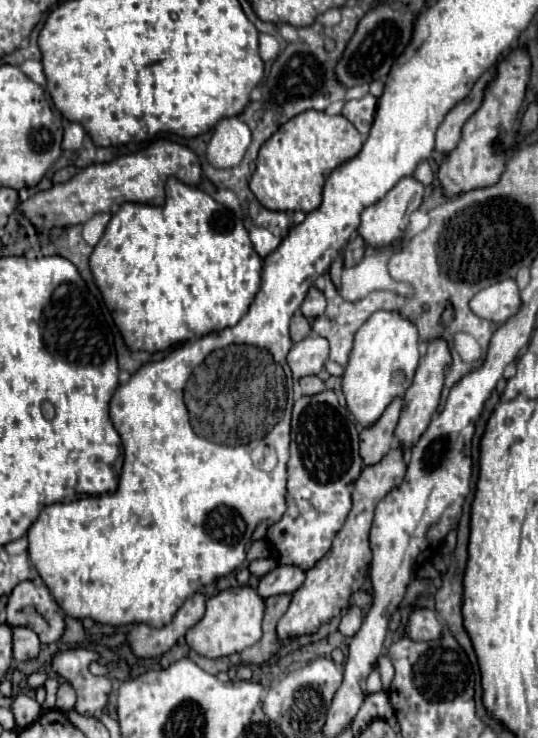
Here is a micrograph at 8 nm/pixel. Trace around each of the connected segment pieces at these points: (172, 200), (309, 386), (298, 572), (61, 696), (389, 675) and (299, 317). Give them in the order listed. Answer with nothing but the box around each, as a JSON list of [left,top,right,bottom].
[[89,178,263,352],[299,376,325,396],[257,566,305,598],[55,682,77,712],[377,656,393,692],[291,310,311,344]]

